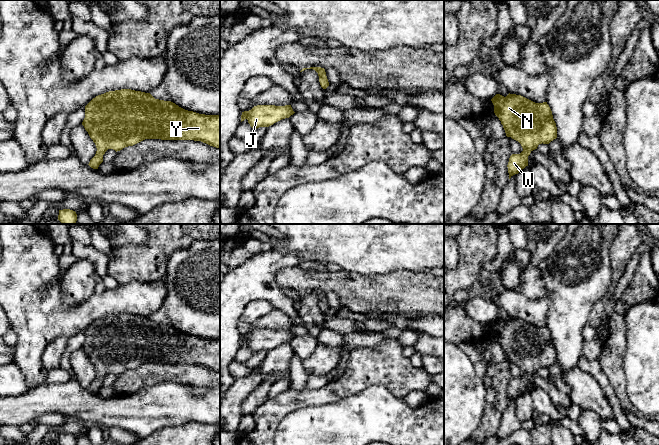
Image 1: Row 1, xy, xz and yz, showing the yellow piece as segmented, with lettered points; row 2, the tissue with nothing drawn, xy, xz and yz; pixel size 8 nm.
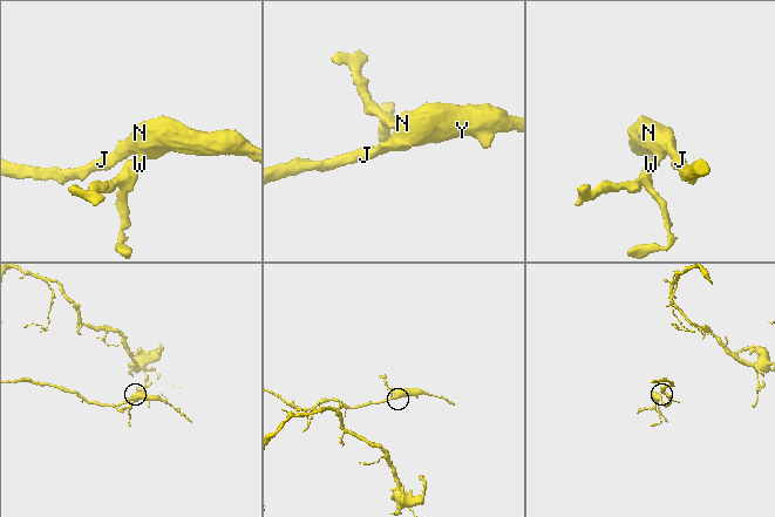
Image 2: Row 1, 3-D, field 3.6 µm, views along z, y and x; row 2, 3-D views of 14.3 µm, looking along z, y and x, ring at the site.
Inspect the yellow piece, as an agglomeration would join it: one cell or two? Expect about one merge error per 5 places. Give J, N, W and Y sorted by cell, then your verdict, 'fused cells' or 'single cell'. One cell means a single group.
J N W Y | single cell

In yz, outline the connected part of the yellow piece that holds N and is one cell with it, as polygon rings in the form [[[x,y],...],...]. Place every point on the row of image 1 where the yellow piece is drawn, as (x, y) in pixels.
[[[510,93],[506,97],[496,94],[491,101],[506,136],[518,141],[523,148],[520,154],[509,158],[510,179],[528,166],[528,156],[539,144],[549,144],[557,138],[557,127],[547,102],[535,103]]]

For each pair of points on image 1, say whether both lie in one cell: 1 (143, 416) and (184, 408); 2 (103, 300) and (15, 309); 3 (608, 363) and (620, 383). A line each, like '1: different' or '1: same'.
1: same
2: same
3: same

